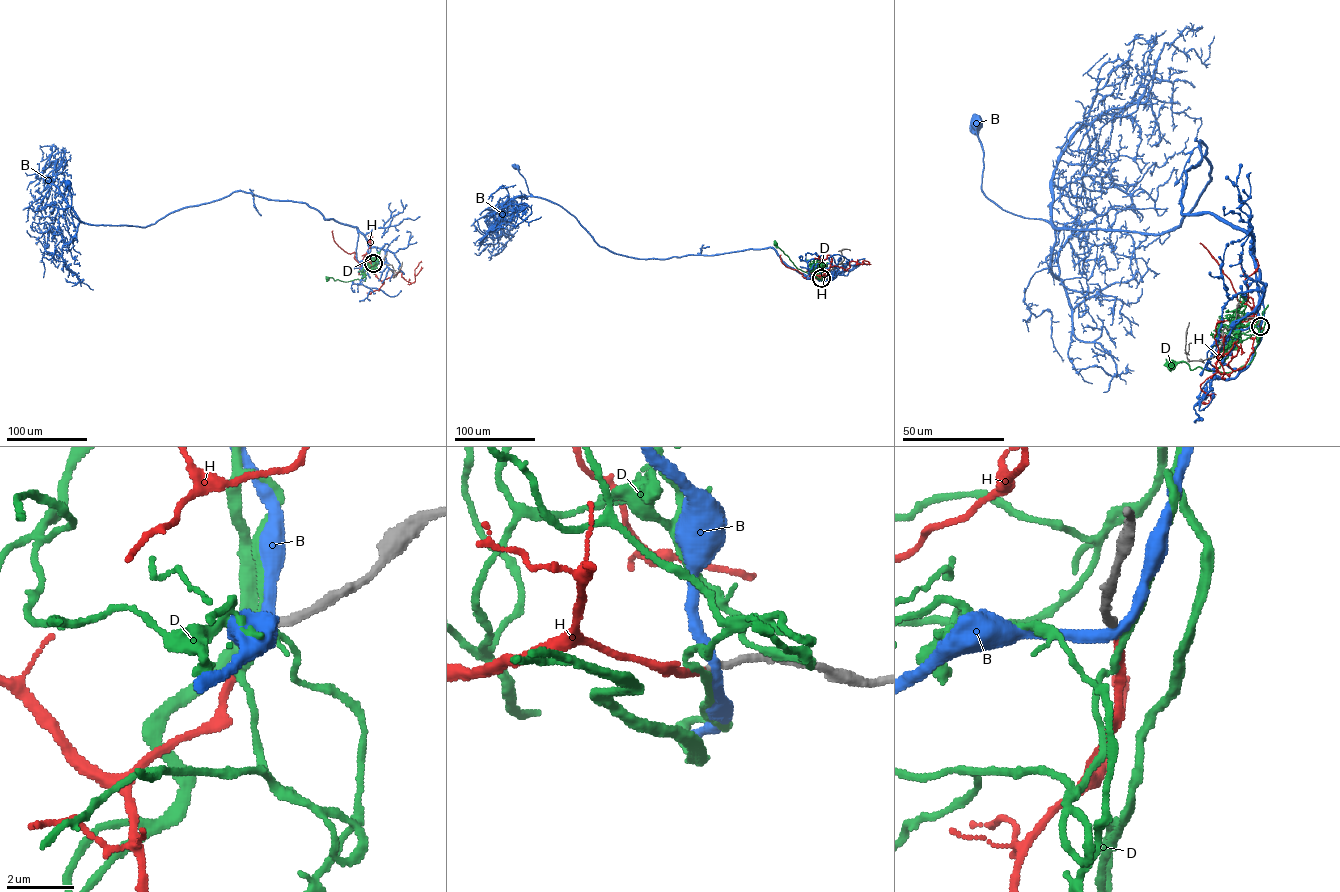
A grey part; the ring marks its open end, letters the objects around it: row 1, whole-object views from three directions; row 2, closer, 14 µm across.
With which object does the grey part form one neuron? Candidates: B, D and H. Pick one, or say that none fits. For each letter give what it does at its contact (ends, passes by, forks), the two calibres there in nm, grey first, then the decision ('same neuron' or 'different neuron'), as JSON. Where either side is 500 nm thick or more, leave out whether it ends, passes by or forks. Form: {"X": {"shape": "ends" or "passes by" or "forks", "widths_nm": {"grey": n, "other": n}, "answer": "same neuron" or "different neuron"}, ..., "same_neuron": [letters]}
{"B": {"shape": "passes by", "widths_nm": {"grey": 280, "other": 320}, "answer": "different neuron"}, "D": {"shape": "passes by", "widths_nm": {"grey": 240, "other": 200}, "answer": "different neuron"}, "H": {"shape": "ends", "widths_nm": {"grey": 240, "other": 240}, "answer": "same neuron"}, "same_neuron": ["H"]}

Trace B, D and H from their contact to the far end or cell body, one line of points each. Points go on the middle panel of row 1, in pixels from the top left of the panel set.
B: (822, 278), (799, 273), (769, 247), (665, 259), (616, 254), (600, 246), (561, 207), (533, 196), (516, 167)
D: (821, 278), (798, 269), (774, 243)
H: (821, 278), (819, 275), (834, 266), (846, 270), (852, 261), (861, 264), (864, 260), (869, 264)

